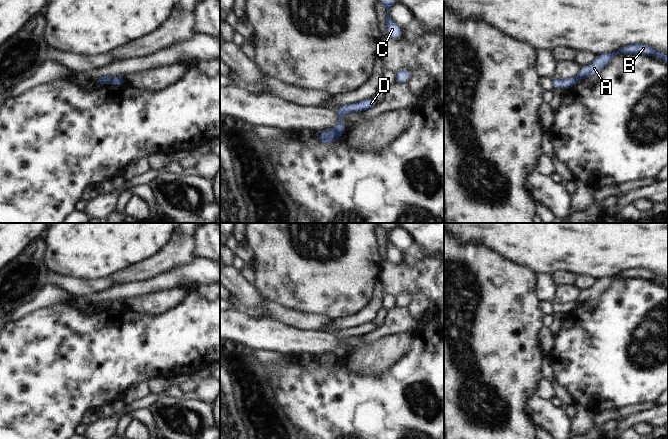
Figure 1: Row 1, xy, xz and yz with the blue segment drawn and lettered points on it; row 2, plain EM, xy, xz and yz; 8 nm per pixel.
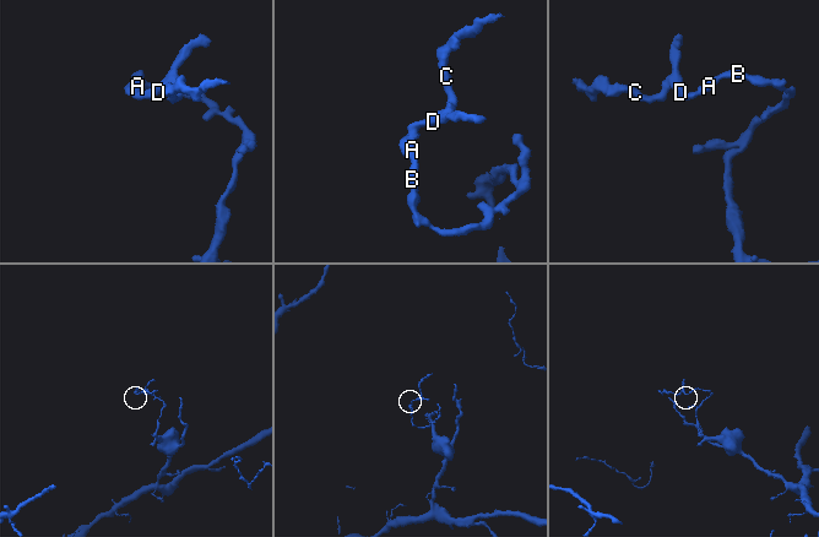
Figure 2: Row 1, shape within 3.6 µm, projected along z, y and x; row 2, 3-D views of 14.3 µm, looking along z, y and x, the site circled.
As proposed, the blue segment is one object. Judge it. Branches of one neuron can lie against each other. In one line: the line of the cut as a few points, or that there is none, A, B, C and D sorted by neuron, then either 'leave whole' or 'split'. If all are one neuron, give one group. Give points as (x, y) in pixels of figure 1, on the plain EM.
xz (334, 353), (340, 358) | A B / C D | split

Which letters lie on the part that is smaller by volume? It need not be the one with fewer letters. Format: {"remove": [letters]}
{"remove": ["C", "D"]}

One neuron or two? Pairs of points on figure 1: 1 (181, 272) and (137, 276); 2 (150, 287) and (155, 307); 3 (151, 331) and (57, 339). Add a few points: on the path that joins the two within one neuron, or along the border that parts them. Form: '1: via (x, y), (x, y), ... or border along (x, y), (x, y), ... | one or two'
1: border along (182, 266), (171, 268), (138, 282) | two
2: border along (175, 287), (130, 299) | two
3: via (128, 338), (80, 338) | one

